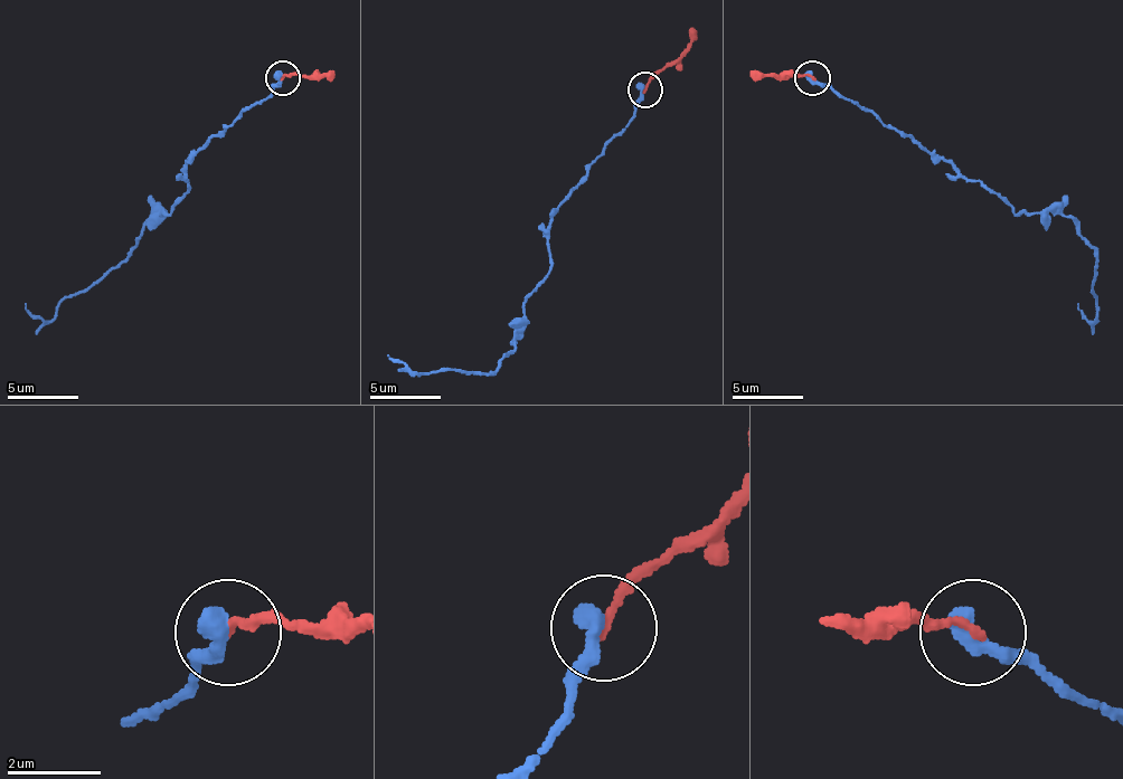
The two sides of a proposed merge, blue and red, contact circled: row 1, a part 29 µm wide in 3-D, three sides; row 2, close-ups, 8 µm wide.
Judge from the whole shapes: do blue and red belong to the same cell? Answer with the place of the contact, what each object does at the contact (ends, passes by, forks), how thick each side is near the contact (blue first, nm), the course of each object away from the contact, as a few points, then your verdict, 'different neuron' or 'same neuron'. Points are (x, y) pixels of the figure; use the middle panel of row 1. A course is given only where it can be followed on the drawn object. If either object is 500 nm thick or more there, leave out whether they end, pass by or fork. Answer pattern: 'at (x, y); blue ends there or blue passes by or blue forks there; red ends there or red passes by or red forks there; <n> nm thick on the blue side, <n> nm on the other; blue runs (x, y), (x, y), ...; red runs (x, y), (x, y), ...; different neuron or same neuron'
at (644, 89); blue ends there; red ends there; 480 nm thick on the blue side, 180 nm on the other; blue runs (644, 88), (626, 127), (555, 212), (548, 276), (530, 294), (517, 343), (491, 372), (414, 372), (388, 354); red runs (644, 88), (679, 57), (694, 28); same neuron

